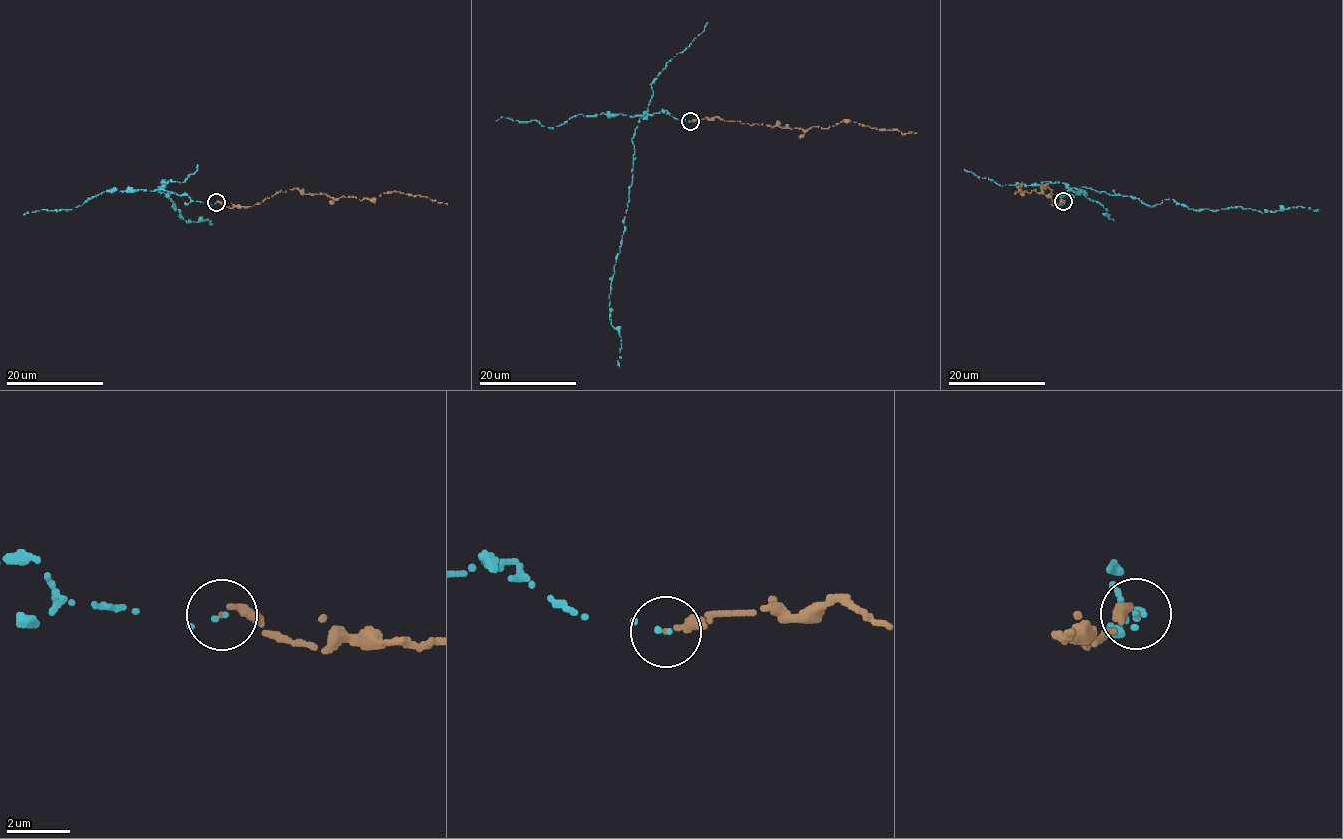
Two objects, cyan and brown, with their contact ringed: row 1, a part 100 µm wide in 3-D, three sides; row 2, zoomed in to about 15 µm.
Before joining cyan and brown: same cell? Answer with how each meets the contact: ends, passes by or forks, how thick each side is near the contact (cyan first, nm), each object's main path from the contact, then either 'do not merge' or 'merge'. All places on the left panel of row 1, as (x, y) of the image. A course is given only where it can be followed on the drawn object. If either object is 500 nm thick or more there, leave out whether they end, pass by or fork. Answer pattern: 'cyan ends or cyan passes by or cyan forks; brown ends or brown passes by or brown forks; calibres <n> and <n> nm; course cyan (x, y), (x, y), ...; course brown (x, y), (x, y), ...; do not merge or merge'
cyan ends; brown ends; calibres 100 and 200 nm; course cyan (216, 202), (193, 201), (187, 195), (158, 188), (187, 223), (208, 219), (212, 223); course brown (216, 202), (231, 208), (251, 207), (281, 190), (297, 188), (304, 194), (361, 200), (400, 192), (447, 205); merge

